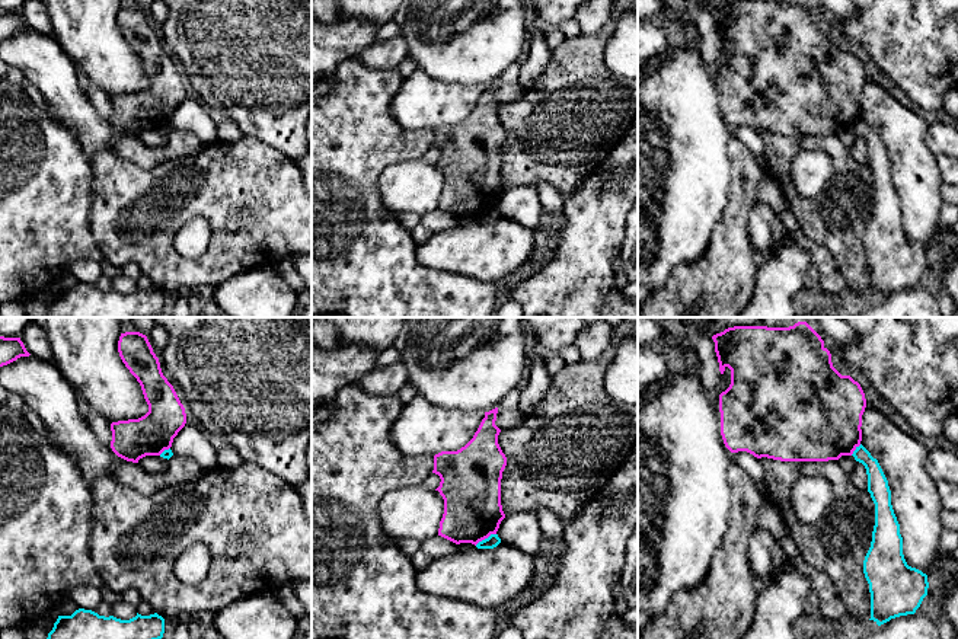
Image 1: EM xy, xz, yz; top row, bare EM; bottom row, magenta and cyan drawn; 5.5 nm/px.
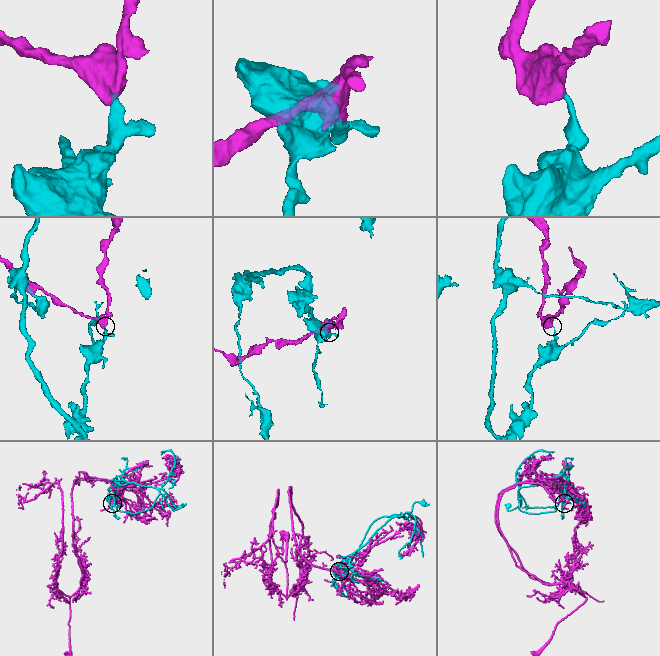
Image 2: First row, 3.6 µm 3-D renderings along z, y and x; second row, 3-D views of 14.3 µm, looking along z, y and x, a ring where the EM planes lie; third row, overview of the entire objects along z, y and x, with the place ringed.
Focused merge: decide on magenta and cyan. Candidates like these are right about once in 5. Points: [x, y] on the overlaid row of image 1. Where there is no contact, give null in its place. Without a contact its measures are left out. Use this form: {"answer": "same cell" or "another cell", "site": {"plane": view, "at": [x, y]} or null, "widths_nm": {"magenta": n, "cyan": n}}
{"answer": "another cell", "site": {"plane": "xz", "at": [485, 537]}, "widths_nm": {"magenta": 320, "cyan": 70}}

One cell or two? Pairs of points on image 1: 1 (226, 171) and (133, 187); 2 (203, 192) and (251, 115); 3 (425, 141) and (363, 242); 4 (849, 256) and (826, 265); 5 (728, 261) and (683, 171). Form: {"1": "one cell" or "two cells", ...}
{"1": "one cell", "2": "two cells", "3": "one cell", "4": "two cells", "5": "two cells"}

